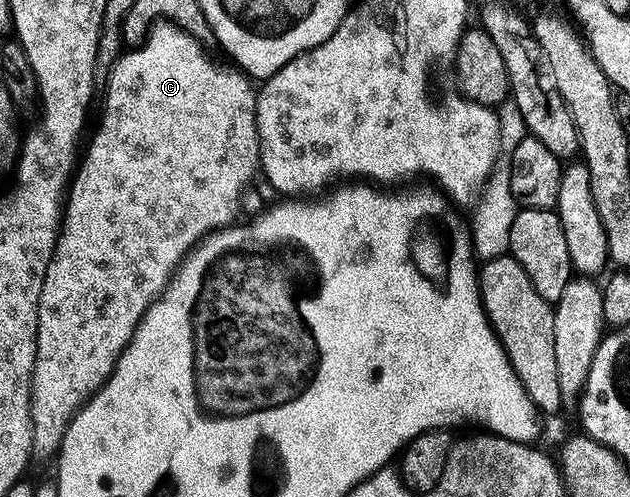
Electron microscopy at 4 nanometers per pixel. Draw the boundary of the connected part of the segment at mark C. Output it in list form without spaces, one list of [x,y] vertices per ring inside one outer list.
[[[160,21],[157,25],[154,25],[148,33],[146,41],[142,46],[136,46],[123,52],[116,59],[113,66],[110,67],[109,73],[111,75],[107,78],[107,95],[103,98],[103,115],[99,118],[99,127],[95,130],[95,135],[91,138],[91,143],[86,143],[85,153],[82,155],[81,163],[78,165],[77,171],[73,176],[73,181],[69,187],[69,193],[65,199],[65,213],[61,223],[61,229],[59,232],[59,238],[55,242],[55,251],[53,256],[49,260],[49,268],[45,272],[45,284],[41,288],[41,300],[39,301],[39,311],[37,312],[37,360],[33,366],[33,380],[31,381],[31,423],[33,424],[33,444],[31,445],[32,455],[36,459],[38,458],[51,458],[54,459],[59,453],[59,449],[63,447],[63,437],[67,431],[67,426],[75,419],[75,414],[83,406],[84,402],[91,397],[92,394],[96,394],[103,385],[107,383],[107,377],[114,372],[116,364],[119,362],[119,358],[123,355],[123,349],[131,343],[131,337],[135,334],[135,329],[139,327],[139,321],[145,316],[151,305],[162,298],[164,290],[175,277],[175,271],[179,269],[179,265],[183,263],[183,259],[207,237],[208,234],[212,234],[214,230],[223,230],[227,226],[232,225],[236,221],[235,218],[239,214],[239,208],[244,205],[244,195],[248,193],[250,183],[254,180],[255,174],[260,173],[261,167],[259,164],[259,129],[257,128],[257,120],[255,119],[255,95],[257,93],[256,87],[253,85],[252,79],[248,75],[244,74],[242,70],[236,68],[234,65],[226,64],[222,66],[219,62],[214,62],[213,59],[207,55],[208,47],[199,39],[195,38],[189,32],[185,32],[179,26],[173,26],[170,22]]]

